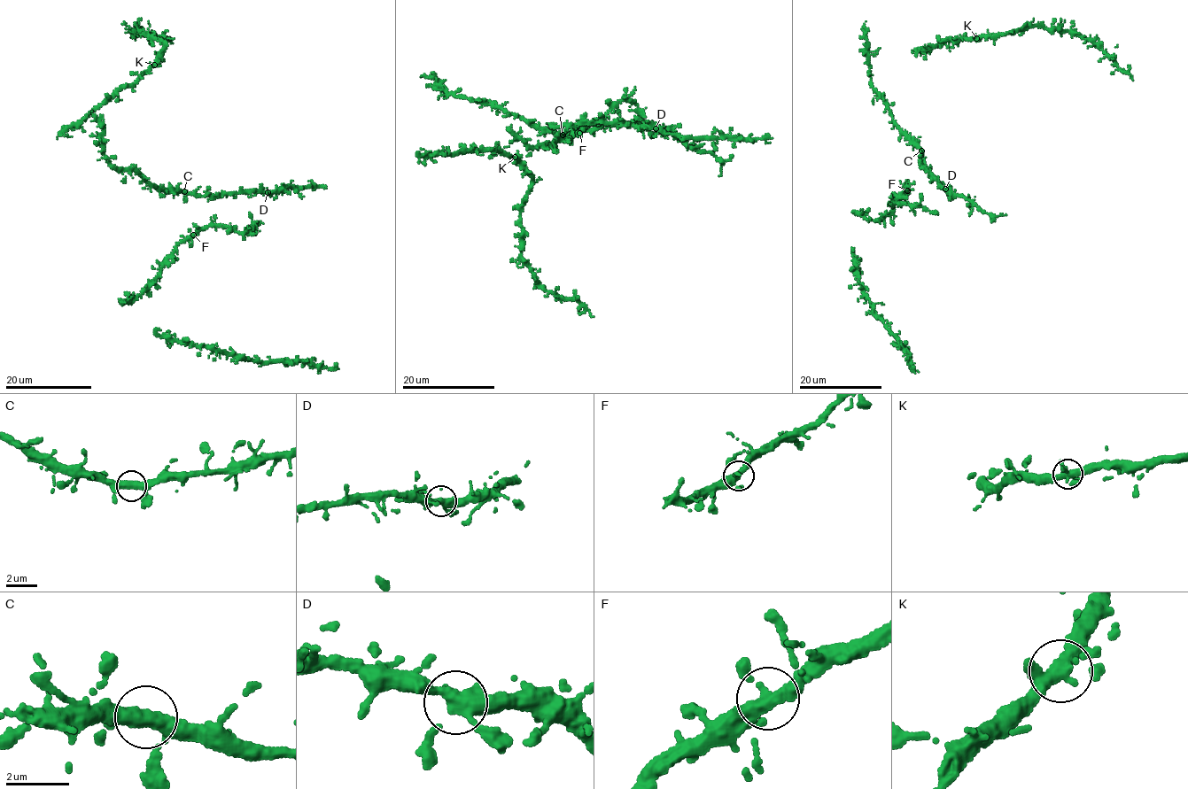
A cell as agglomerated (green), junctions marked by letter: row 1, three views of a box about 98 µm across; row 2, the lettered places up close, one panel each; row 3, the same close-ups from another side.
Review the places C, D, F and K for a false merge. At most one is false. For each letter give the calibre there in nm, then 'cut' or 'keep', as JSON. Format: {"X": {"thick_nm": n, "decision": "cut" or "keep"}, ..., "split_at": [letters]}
{"C": {"thick_nm": 360, "decision": "keep"}, "D": {"thick_nm": 360, "decision": "keep"}, "F": {"thick_nm": 360, "decision": "keep"}, "K": {"thick_nm": 360, "decision": "keep"}, "split_at": []}

